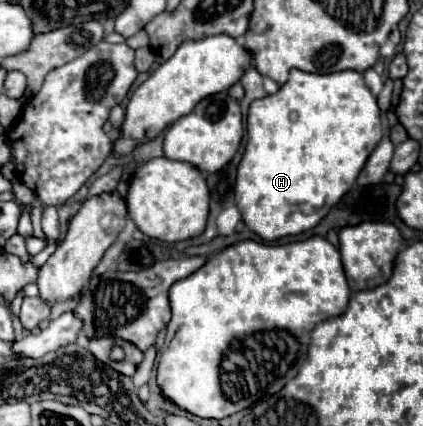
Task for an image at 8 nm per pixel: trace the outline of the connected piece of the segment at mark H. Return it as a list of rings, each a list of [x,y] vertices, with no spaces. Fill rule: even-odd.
[[[292,69],[288,81],[278,89],[278,93],[250,103],[246,129],[248,141],[238,165],[234,189],[236,205],[244,215],[246,227],[266,241],[298,235],[316,227],[318,221],[344,197],[344,193],[350,191],[368,155],[382,139],[380,107],[376,97],[366,87],[362,73],[352,69],[330,75]]]

